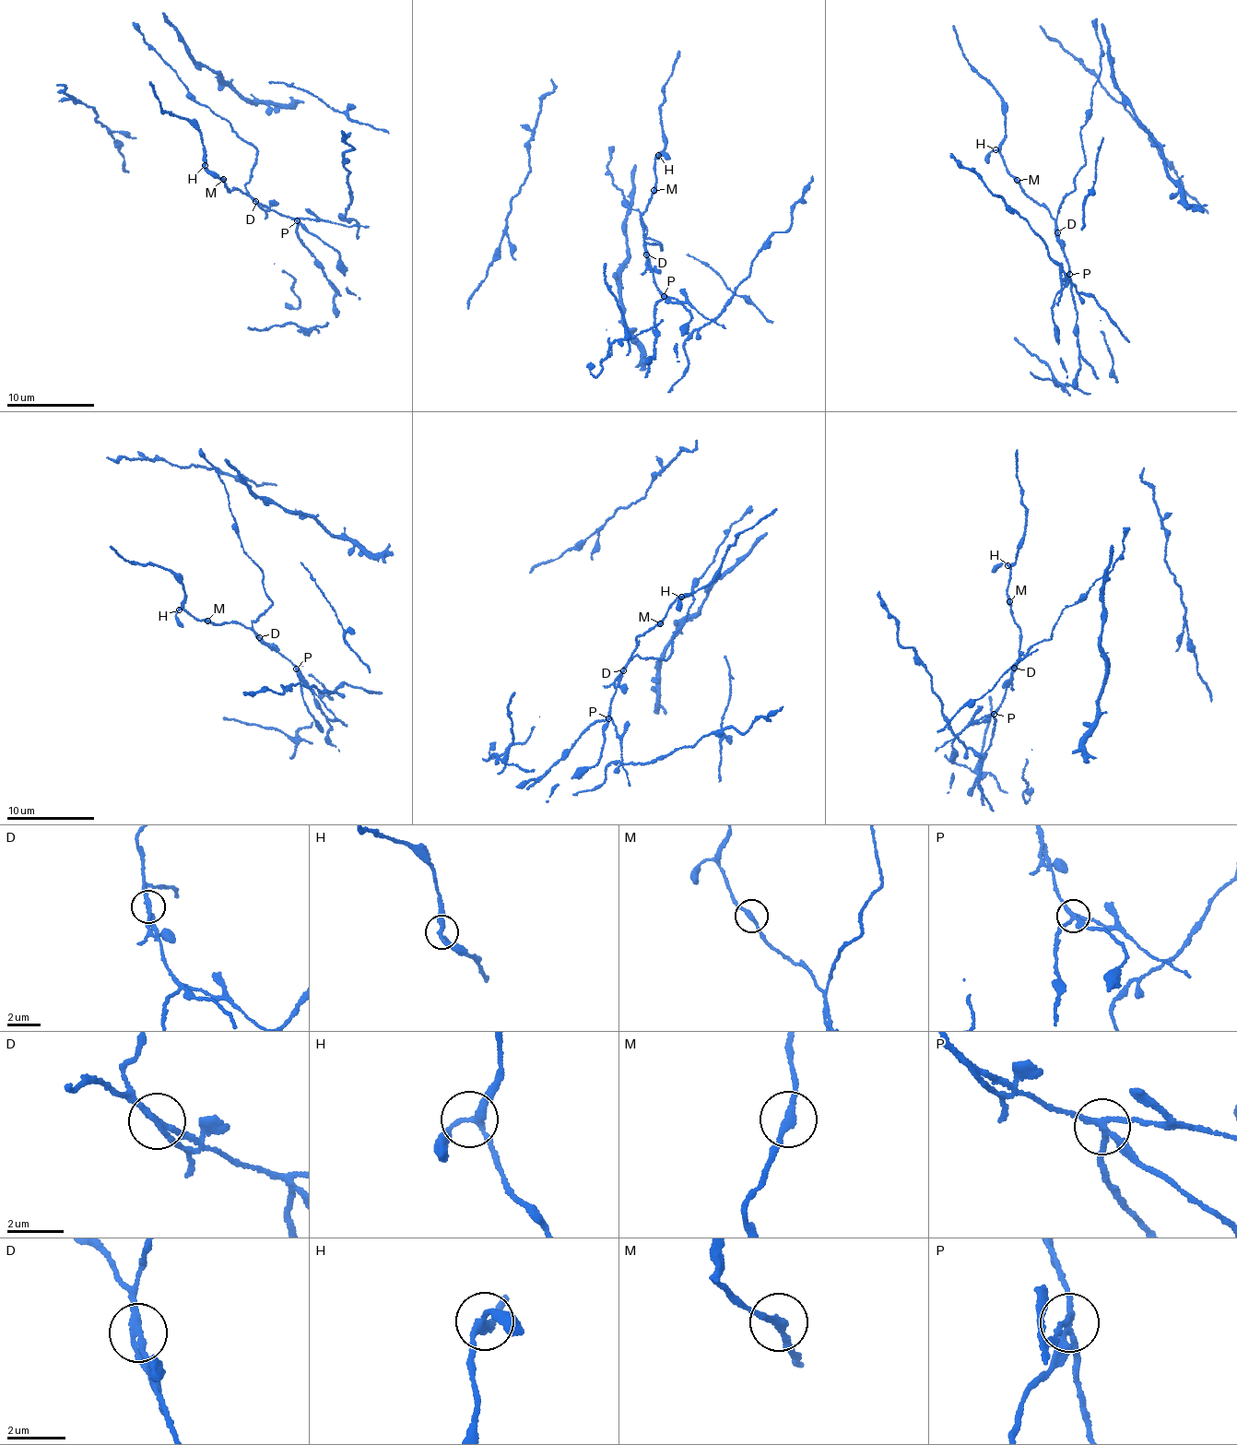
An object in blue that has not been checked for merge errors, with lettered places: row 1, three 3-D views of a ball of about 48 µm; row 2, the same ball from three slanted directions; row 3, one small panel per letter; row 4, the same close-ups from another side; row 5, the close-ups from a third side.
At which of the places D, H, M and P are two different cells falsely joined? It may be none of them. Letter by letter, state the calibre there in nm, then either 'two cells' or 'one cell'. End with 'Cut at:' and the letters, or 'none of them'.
D: 240 nm | two cells
H: 200 nm | one cell
M: 240 nm | one cell
P: 220 nm | two cells
Cut at: D, P

